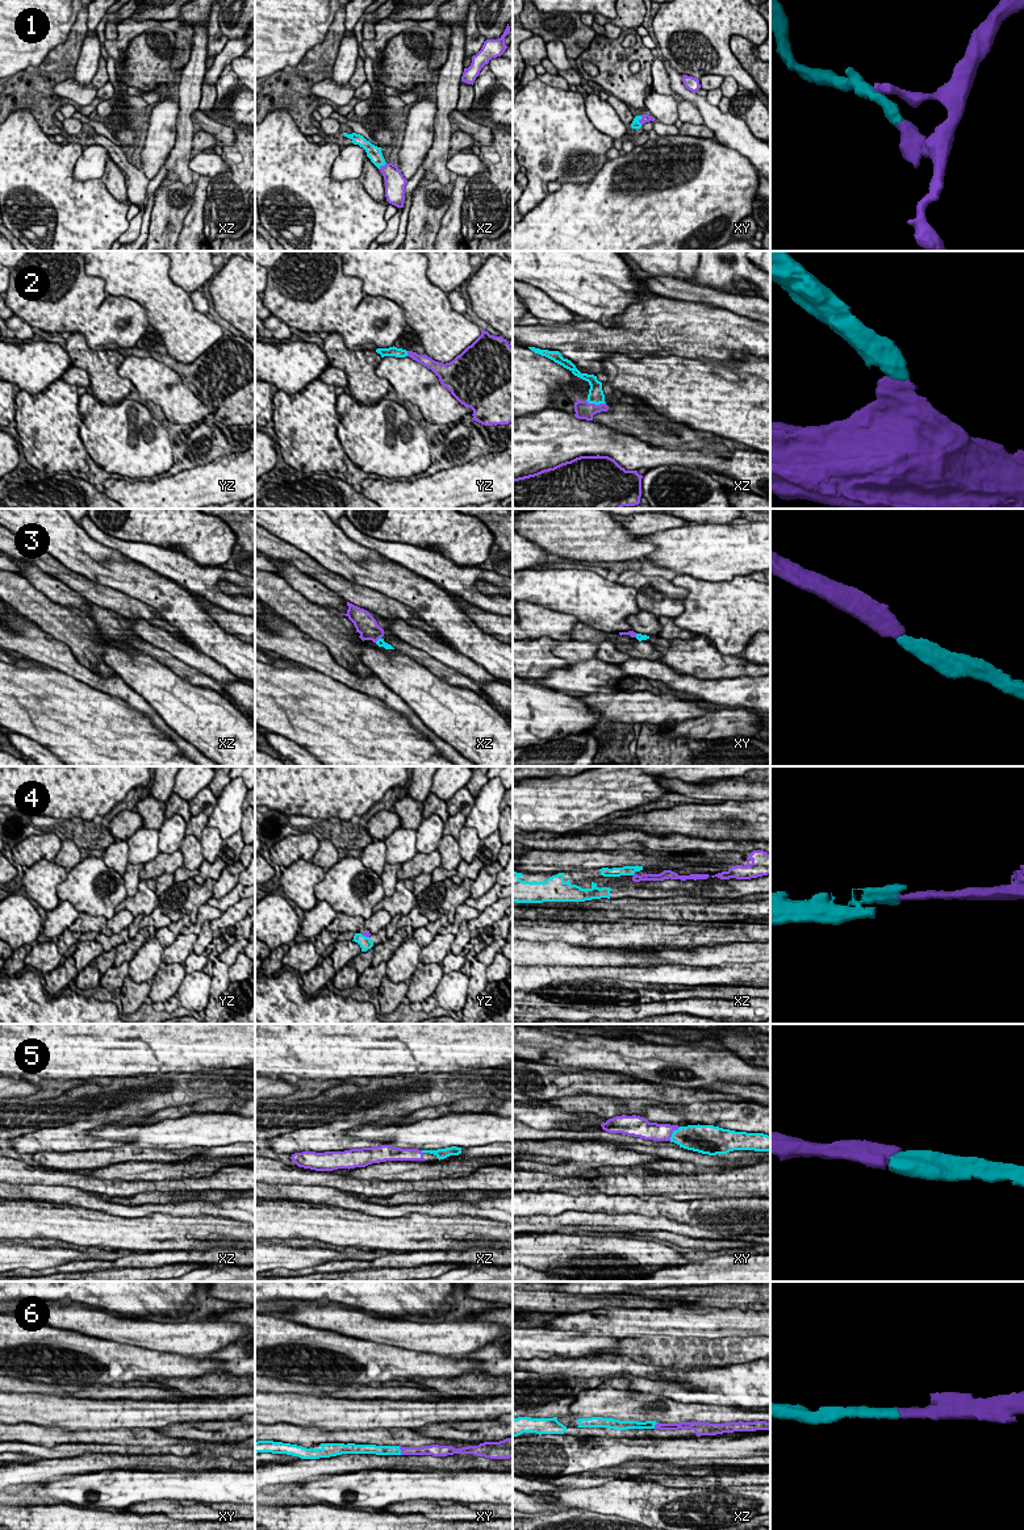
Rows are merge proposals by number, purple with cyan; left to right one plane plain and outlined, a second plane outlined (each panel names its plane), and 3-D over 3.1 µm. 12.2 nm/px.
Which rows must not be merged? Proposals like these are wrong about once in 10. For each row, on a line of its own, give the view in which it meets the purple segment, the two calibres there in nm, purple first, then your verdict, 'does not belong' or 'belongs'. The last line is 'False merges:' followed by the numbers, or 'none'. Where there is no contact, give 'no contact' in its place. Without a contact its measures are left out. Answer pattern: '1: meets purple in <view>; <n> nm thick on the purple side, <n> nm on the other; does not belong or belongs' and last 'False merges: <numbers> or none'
1: meets purple in xz; 260 nm thick on the purple side, 180 nm on the other; belongs
2: meets purple in xz; 220 nm thick on the purple side, 190 nm on the other; belongs
3: meets purple in xz; 280 nm thick on the purple side, 90 nm on the other; belongs
4: meets purple in yz; 70 nm thick on the purple side, 140 nm on the other; does not belong
5: meets purple in xy; 220 nm thick on the purple side, 320 nm on the other; belongs
6: meets purple in xy; 100 nm thick on the purple side, 130 nm on the other; belongs
False merges: 4

